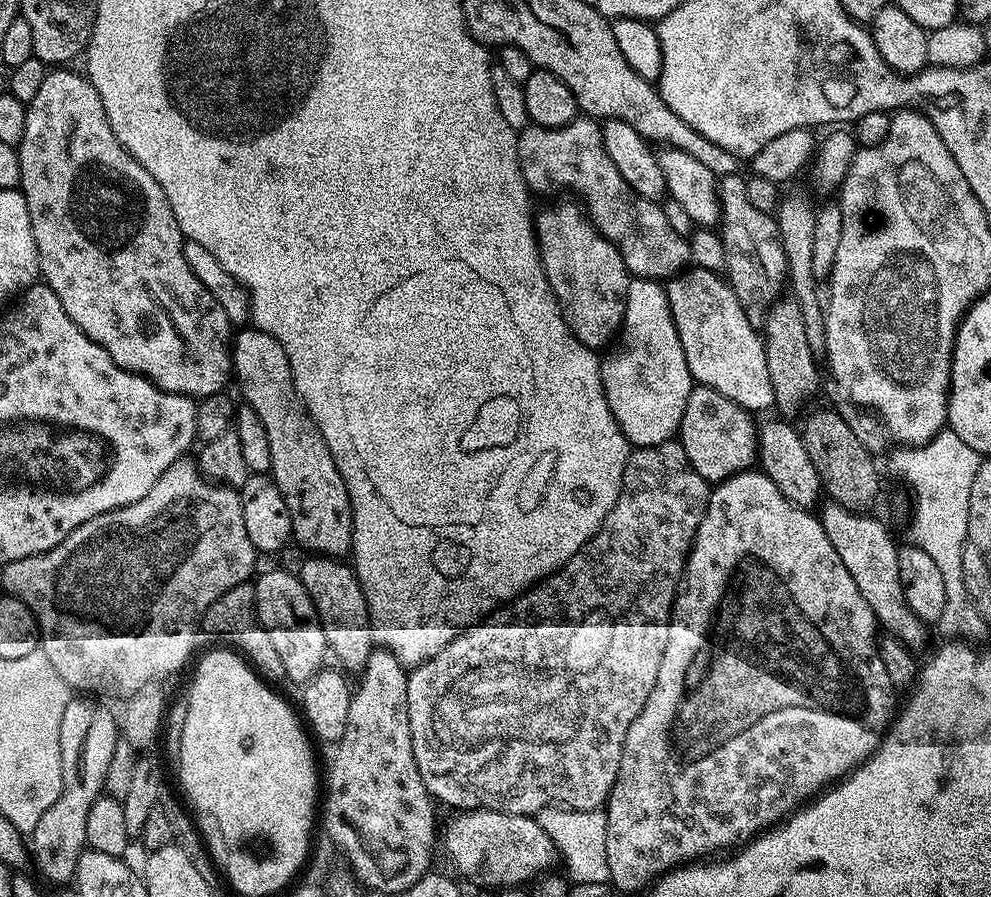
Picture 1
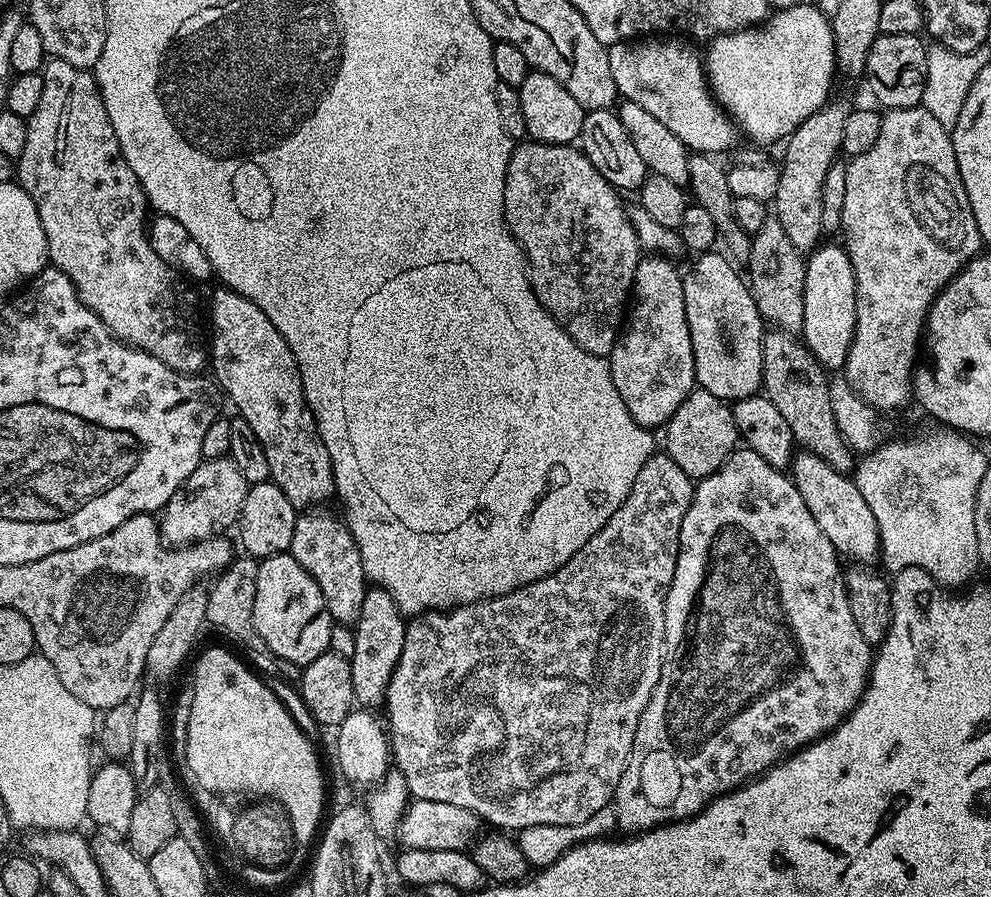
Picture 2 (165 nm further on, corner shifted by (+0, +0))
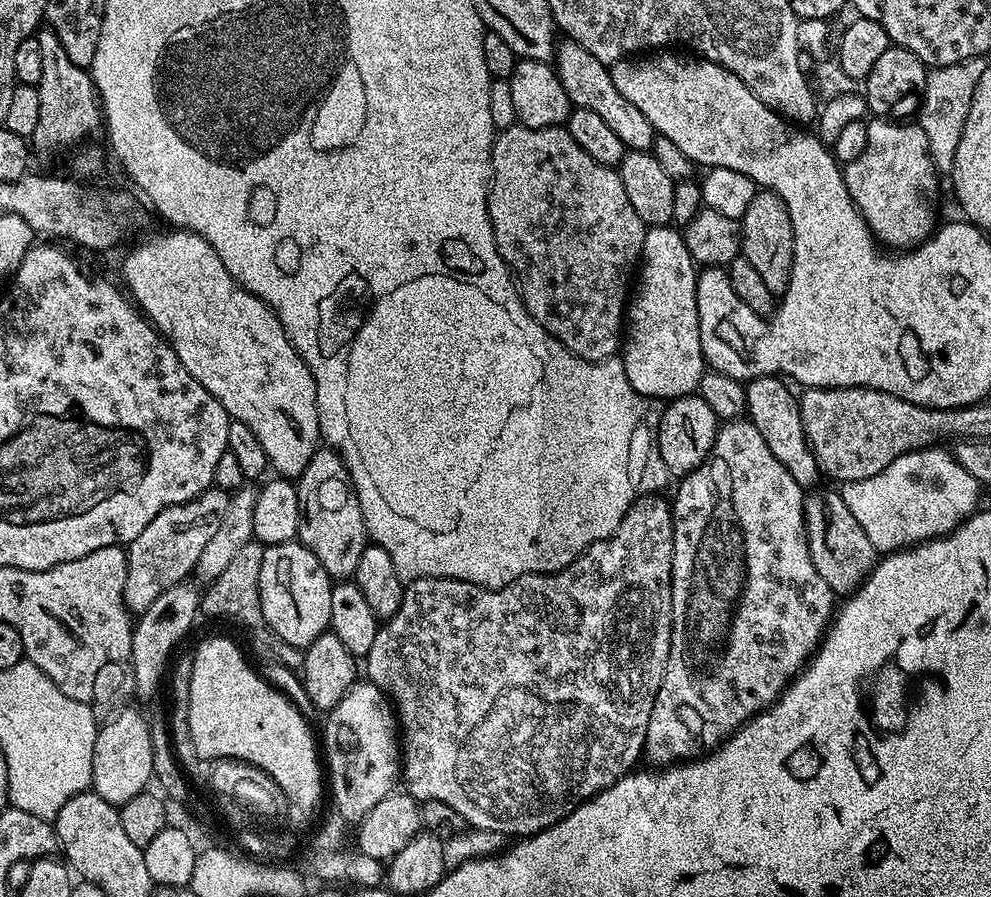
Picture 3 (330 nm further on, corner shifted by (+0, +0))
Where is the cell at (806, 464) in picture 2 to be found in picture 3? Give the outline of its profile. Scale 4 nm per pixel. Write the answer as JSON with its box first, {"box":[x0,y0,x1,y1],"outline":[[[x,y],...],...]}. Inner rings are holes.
{"box":[744,375,822,490],"outline":[[[779,375],[760,376],[757,380],[747,381],[744,393],[746,394],[746,416],[752,421],[752,425],[762,434],[766,446],[770,446],[770,454],[786,466],[786,471],[794,482],[798,482],[805,490],[812,490],[822,480],[820,463],[808,445],[806,430],[802,426],[802,414],[800,413],[800,401],[797,393],[791,392]]]}

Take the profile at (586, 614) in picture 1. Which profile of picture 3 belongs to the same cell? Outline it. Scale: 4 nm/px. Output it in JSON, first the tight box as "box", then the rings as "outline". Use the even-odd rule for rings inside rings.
{"box":[366,494,674,838],"outline":[[[660,494],[639,496],[630,506],[628,513],[622,518],[622,522],[614,535],[591,544],[585,552],[580,553],[580,557],[573,564],[566,566],[560,572],[525,574],[522,578],[518,578],[501,588],[480,588],[477,584],[462,582],[454,578],[430,578],[429,576],[413,580],[405,587],[402,594],[402,606],[398,606],[398,614],[394,614],[389,620],[381,623],[378,635],[374,637],[374,646],[370,646],[370,654],[366,657],[366,664],[368,664],[367,679],[390,697],[398,717],[398,732],[402,737],[402,780],[403,783],[408,783],[406,785],[408,795],[414,797],[418,802],[426,800],[446,802],[446,806],[450,806],[450,810],[458,810],[458,814],[462,814],[465,825],[471,826],[473,829],[502,831],[509,838],[523,838],[533,836],[536,832],[554,826],[562,817],[569,816],[579,804],[584,803],[592,796],[597,796],[602,790],[614,786],[614,782],[618,782],[623,776],[627,776],[639,765],[636,763],[642,760],[644,756],[644,743],[646,742],[646,730],[650,722],[650,710],[654,710],[658,686],[662,682],[662,674],[666,670],[666,662],[670,654],[670,638],[672,637],[674,526],[672,525],[672,505],[667,499],[663,500],[662,497],[663,495]]]}

